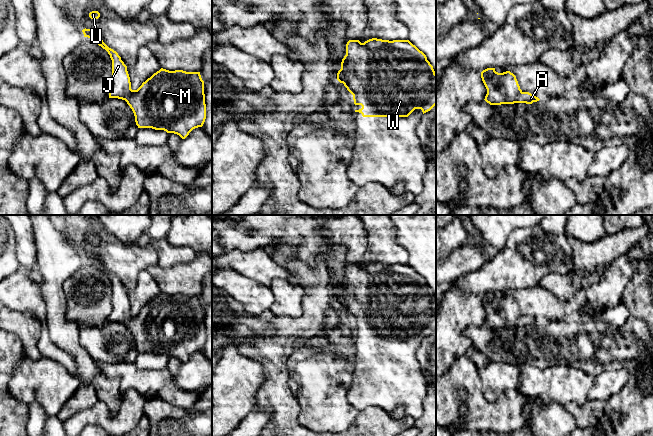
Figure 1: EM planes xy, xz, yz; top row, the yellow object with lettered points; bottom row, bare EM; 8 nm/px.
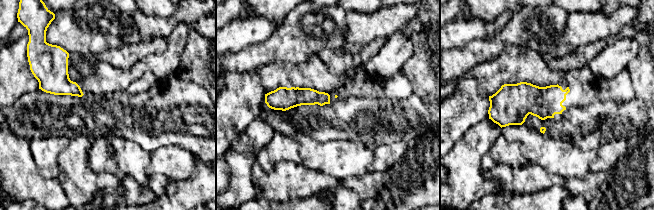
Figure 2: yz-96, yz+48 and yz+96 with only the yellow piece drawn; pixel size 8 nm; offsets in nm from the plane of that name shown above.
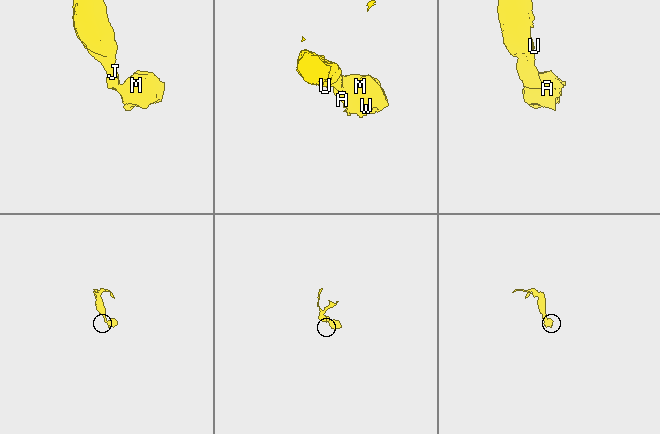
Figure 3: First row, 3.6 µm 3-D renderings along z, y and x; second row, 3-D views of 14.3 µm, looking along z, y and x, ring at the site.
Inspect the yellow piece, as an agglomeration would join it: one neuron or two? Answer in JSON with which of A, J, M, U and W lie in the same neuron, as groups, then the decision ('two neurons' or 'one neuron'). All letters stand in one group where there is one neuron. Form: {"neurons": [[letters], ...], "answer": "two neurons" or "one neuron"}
{"neurons": [["A", "J", "M", "U", "W"]], "answer": "one neuron"}

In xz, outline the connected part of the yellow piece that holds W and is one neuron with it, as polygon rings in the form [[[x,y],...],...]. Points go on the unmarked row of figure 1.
[[[372,262],[364,267],[349,264],[337,304],[353,319],[354,328],[362,330],[355,336],[361,337],[363,341],[408,341],[415,333],[421,333],[424,338],[436,329],[436,297],[426,279],[409,264]]]

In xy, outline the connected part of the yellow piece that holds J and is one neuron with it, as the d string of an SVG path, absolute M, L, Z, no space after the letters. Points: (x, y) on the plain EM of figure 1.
M85 252L82 256L110 279L112 312L109 322L127 326L138 352L164 354L185 363L193 353L203 350L206 328L200 296L161 292L137 314L132 314L127 290L118 277L109 272L95 254Z

